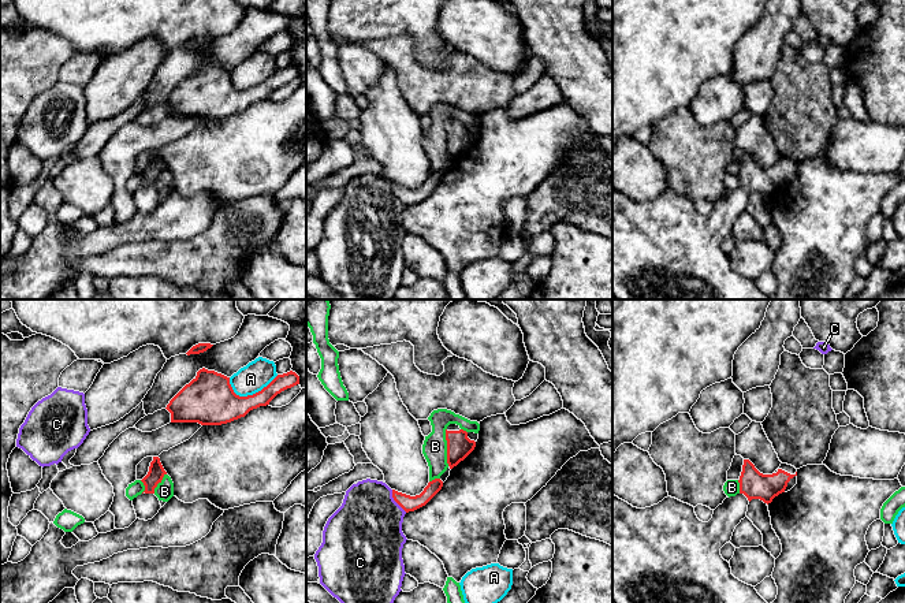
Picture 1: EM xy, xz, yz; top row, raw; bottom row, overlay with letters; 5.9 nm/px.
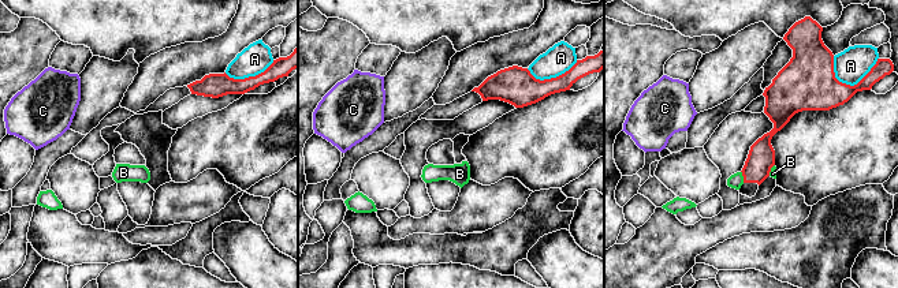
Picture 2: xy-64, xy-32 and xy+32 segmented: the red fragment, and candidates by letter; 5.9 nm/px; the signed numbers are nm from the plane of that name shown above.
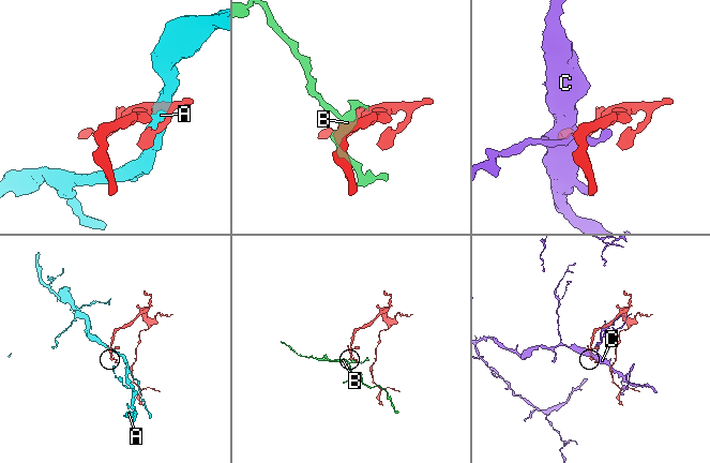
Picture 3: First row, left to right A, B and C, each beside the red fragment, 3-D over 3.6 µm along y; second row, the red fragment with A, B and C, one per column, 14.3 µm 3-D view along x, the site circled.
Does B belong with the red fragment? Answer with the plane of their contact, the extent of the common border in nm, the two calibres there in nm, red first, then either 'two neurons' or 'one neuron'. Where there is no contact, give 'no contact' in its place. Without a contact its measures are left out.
xz | 220 nm | 150/140 nm | two neurons

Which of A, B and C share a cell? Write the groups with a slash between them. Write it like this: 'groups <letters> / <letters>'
groups A / B / C

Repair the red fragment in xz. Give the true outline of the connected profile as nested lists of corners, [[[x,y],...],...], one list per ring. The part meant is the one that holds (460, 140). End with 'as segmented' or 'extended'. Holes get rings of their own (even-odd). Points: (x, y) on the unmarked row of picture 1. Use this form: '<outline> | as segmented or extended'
[[[450,118],[446,123],[447,157],[450,163],[463,155],[476,141],[476,135],[468,131],[468,126],[457,118]]] | extended

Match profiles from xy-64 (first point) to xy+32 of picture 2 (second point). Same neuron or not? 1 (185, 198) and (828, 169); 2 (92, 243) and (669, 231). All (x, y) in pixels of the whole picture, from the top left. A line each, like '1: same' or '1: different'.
1: different
2: different

